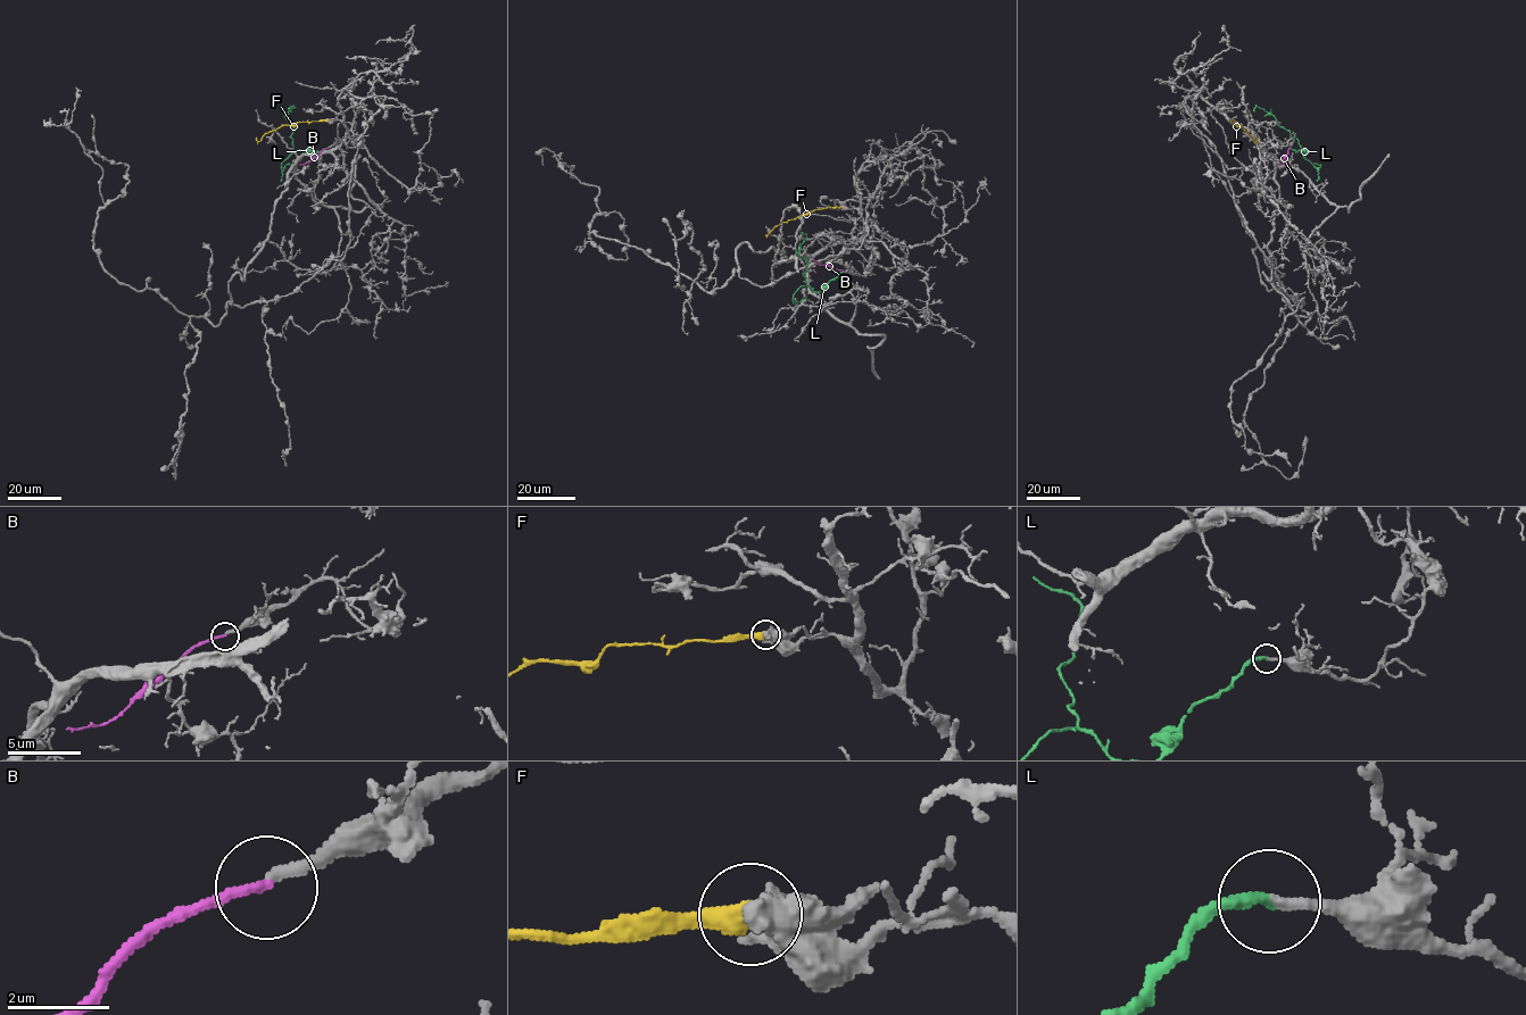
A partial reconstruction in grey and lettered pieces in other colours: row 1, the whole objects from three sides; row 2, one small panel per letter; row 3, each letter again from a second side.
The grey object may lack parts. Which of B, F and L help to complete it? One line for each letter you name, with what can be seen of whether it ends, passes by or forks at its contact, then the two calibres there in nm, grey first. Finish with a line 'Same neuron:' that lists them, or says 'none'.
L: it ends; calibres 220 and 220 nm
Same neuron: L

